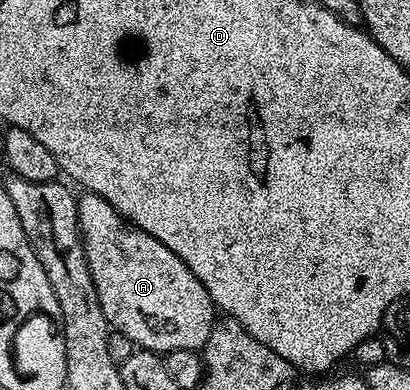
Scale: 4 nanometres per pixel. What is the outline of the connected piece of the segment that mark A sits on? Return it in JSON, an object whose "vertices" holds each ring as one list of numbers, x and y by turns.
{"vertices":[[82,193,78,200,78,231,82,234,82,248,88,261,90,279,96,285,96,297,104,317,110,322,113,330,124,333,134,342,135,348,155,353,167,353,174,350,197,352,206,346,212,333,216,318,214,302,208,297,208,289,156,237,144,233,132,223,127,223,108,201,99,195]]}

